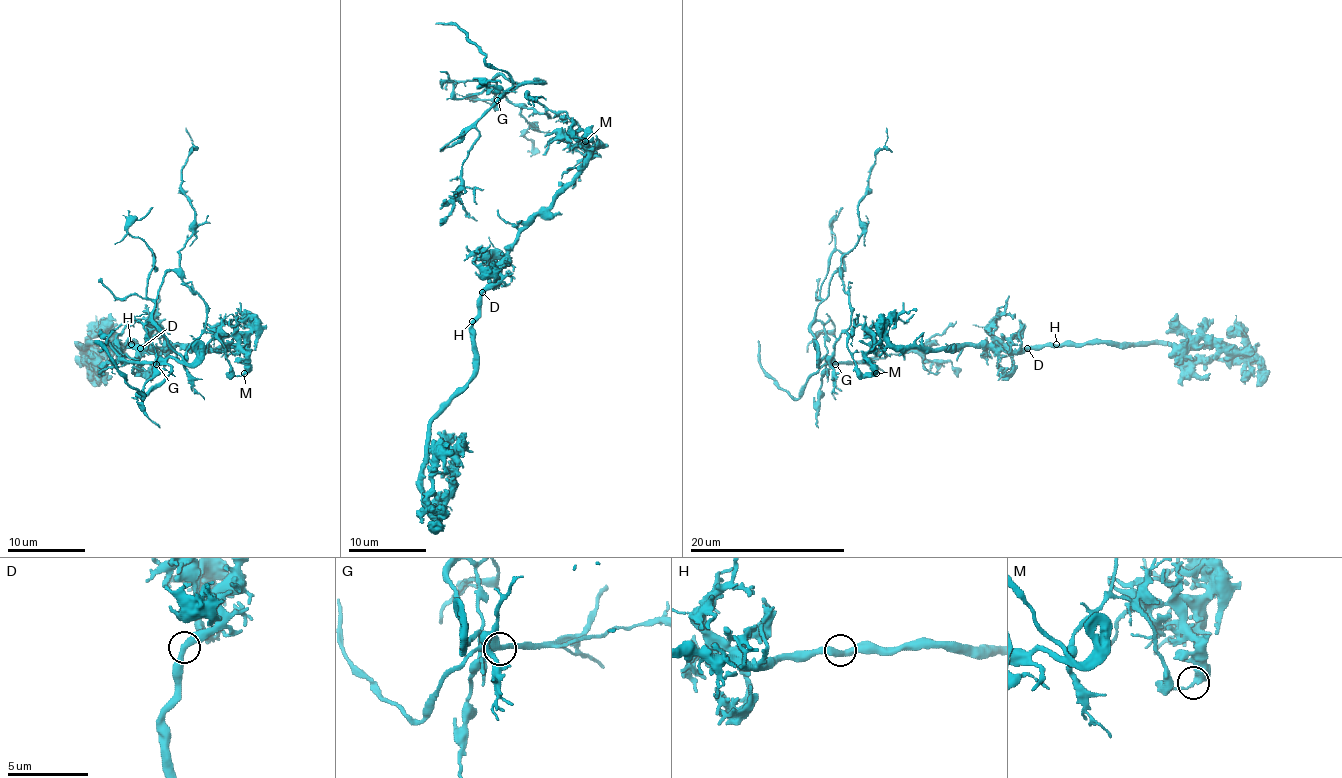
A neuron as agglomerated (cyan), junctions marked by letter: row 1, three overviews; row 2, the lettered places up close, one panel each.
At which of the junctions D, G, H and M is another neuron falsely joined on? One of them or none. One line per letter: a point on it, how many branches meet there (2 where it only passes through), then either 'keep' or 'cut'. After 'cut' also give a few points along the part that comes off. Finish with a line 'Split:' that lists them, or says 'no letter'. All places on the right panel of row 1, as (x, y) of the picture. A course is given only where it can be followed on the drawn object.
D: (1027, 348) | 2 | keep
G: (835, 364) | 2 | keep
H: (1056, 344) | 2 | keep
M: (876, 373) | 2 | cut | (876, 374), (849, 350), (839, 271), (816, 317), (829, 358), (918, 352), (948, 360), (957, 377)
Split: M

